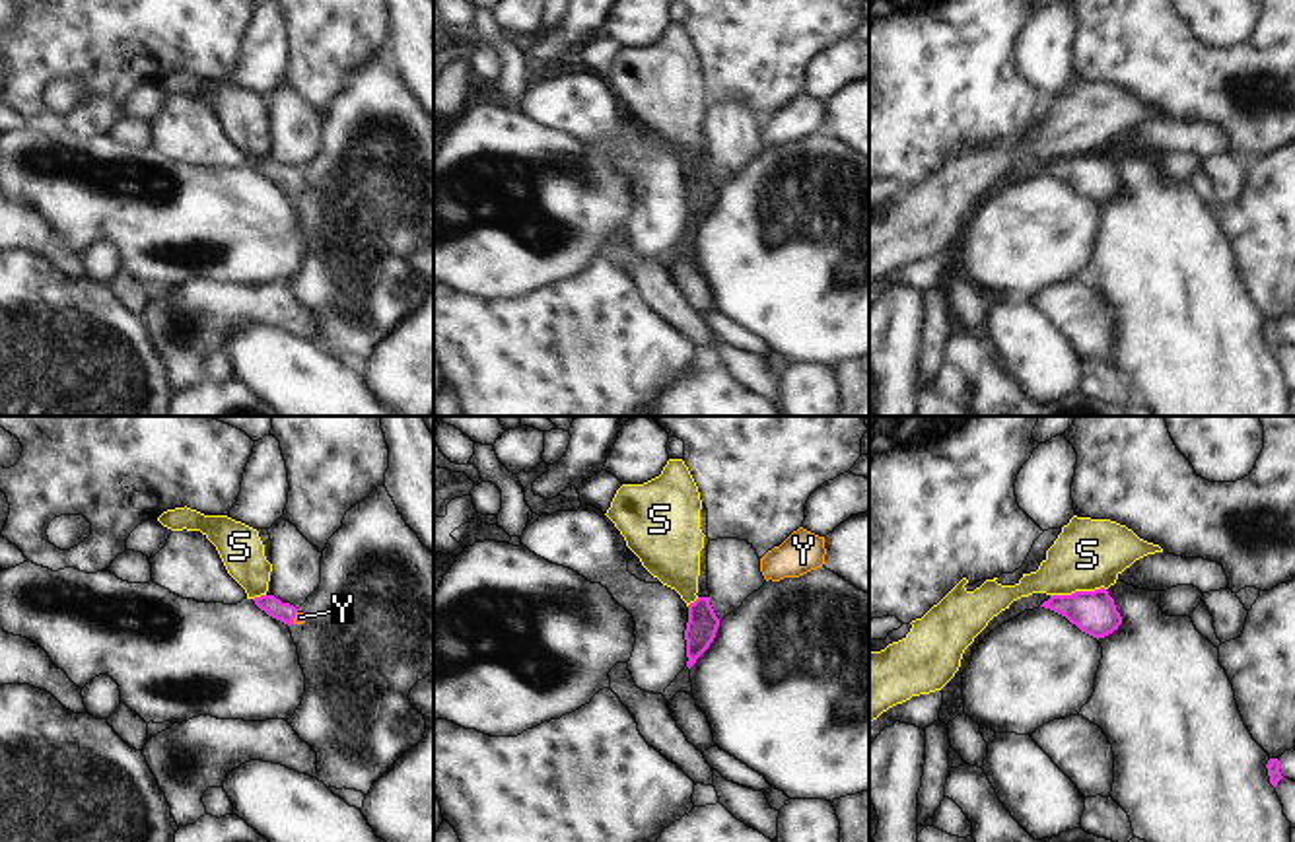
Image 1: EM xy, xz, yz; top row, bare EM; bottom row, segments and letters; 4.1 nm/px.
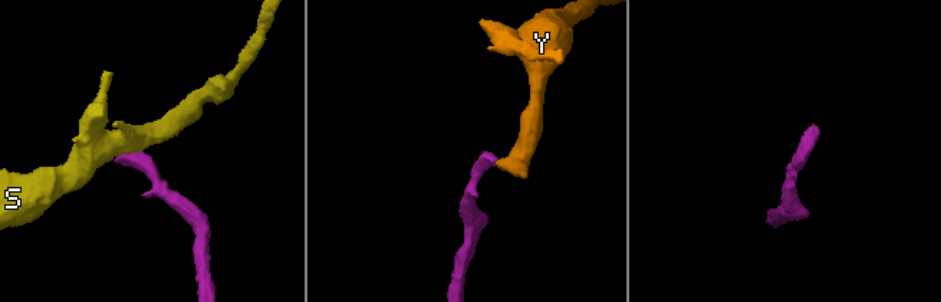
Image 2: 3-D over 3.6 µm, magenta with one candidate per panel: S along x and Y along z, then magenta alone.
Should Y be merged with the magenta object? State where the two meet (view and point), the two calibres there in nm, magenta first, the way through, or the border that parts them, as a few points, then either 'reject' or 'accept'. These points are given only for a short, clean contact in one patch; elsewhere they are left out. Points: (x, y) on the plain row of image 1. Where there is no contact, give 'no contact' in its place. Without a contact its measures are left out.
meets magenta in xy at (294, 181); 80 nm thick on the magenta side, 50 nm on the other; runs through xy (269, 168), (294, 181), (300, 181); accept

